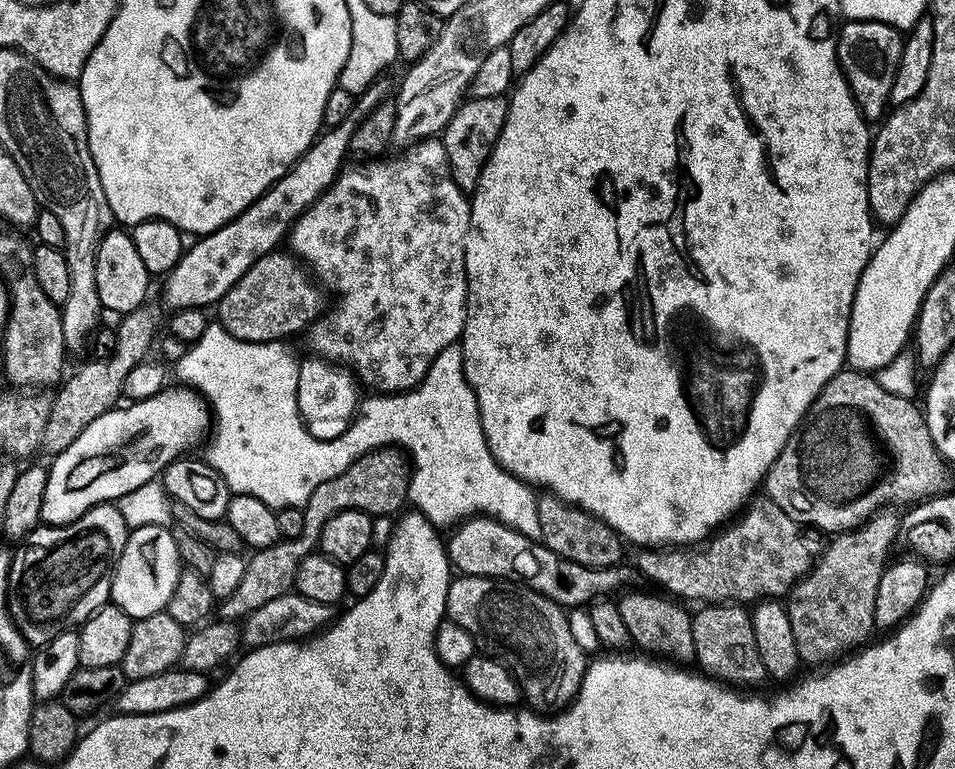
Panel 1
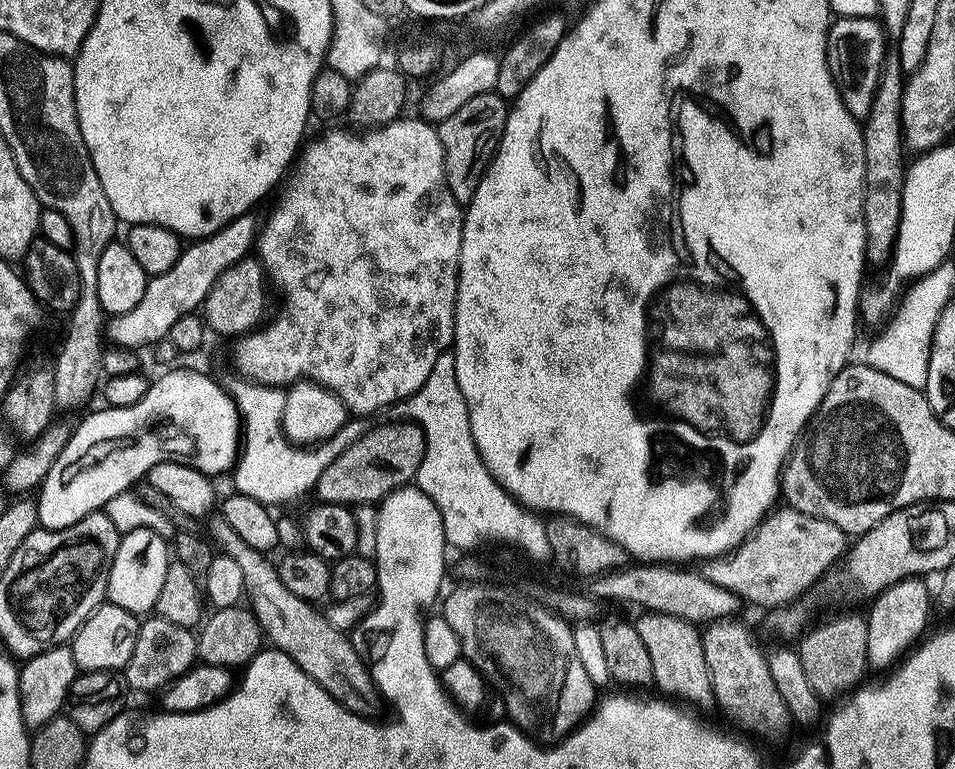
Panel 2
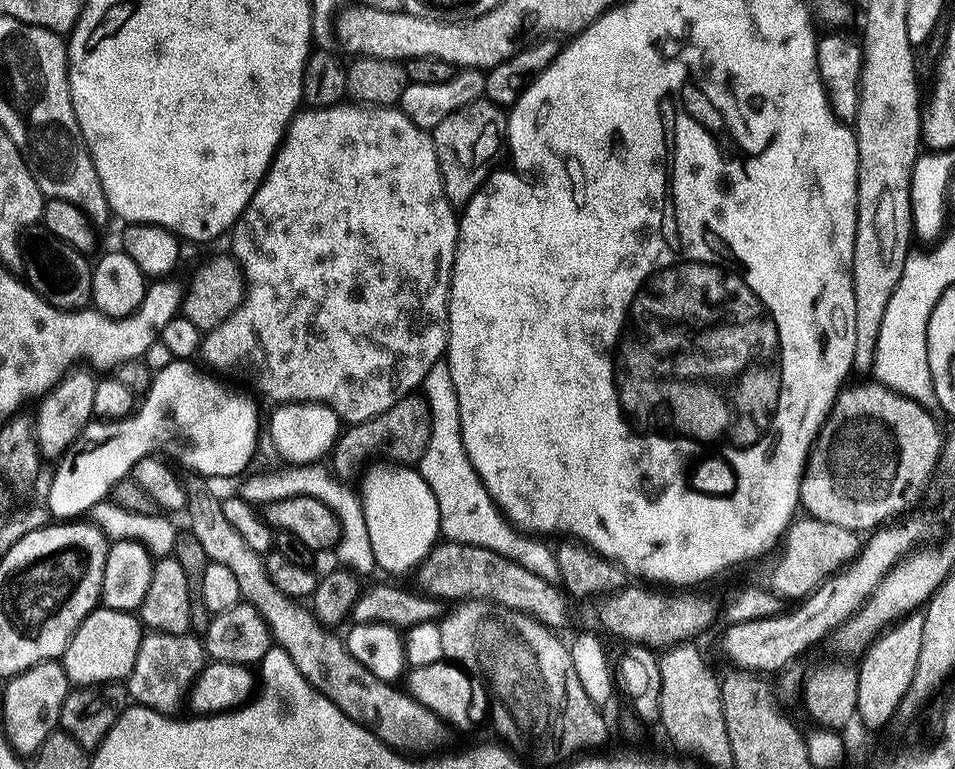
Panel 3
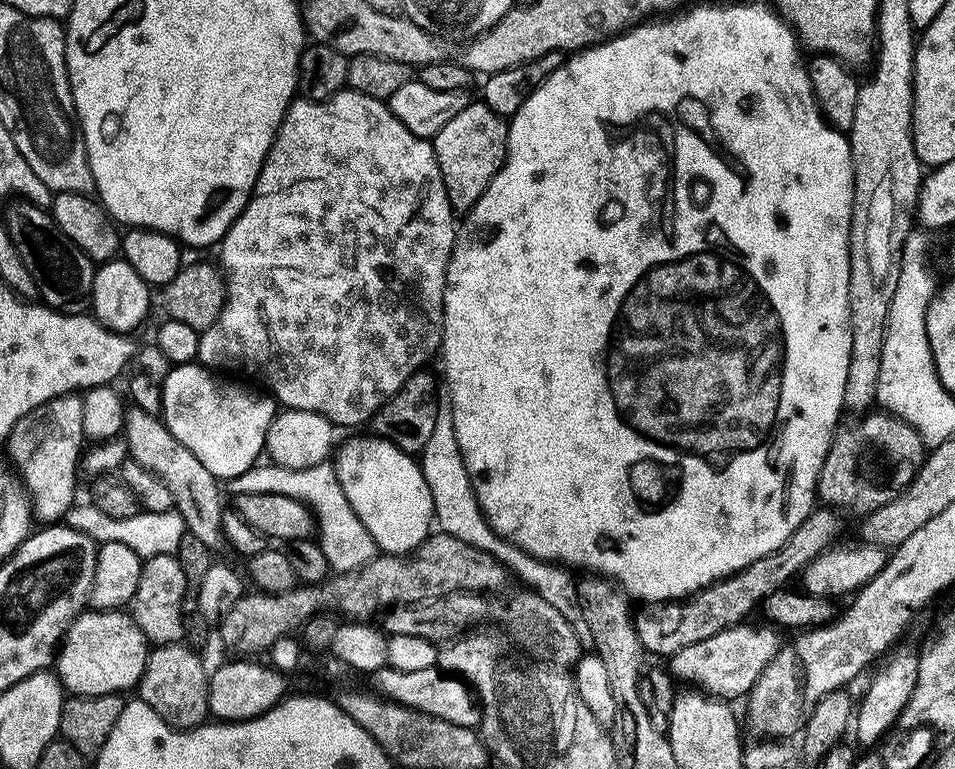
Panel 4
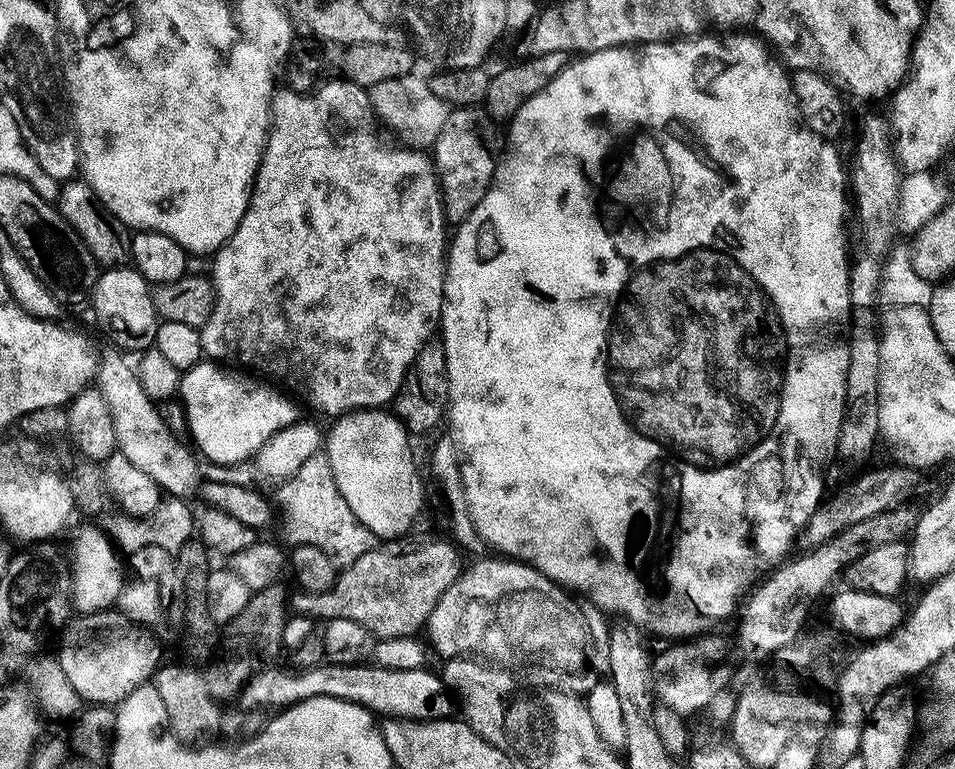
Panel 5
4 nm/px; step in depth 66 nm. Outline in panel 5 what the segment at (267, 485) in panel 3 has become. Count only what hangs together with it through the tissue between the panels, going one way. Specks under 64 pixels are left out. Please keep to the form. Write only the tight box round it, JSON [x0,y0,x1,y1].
[281,455,377,568]

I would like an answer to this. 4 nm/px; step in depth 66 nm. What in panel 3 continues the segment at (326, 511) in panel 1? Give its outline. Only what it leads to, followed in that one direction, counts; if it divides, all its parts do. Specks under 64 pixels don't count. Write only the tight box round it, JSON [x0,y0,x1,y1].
[332,394,433,482]

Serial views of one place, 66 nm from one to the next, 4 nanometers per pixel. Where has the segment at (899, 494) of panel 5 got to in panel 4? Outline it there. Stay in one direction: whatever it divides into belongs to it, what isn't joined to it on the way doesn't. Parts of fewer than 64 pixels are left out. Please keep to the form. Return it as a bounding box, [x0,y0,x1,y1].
[634,506,841,658]

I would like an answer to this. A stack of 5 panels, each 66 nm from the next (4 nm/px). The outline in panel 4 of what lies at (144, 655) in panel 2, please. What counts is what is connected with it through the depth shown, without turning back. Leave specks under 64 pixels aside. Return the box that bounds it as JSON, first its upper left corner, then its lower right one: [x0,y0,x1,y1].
[138,643,210,731]

